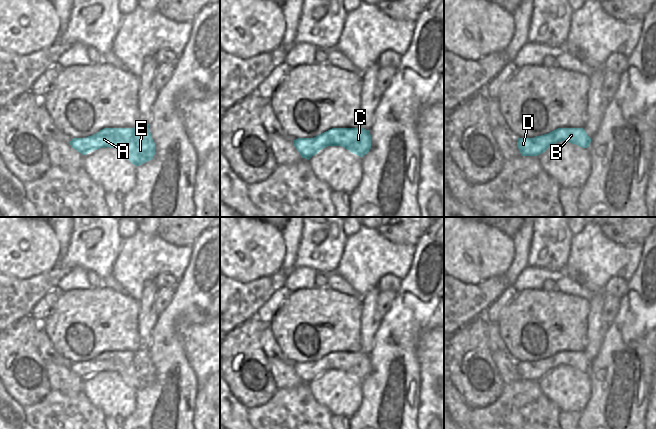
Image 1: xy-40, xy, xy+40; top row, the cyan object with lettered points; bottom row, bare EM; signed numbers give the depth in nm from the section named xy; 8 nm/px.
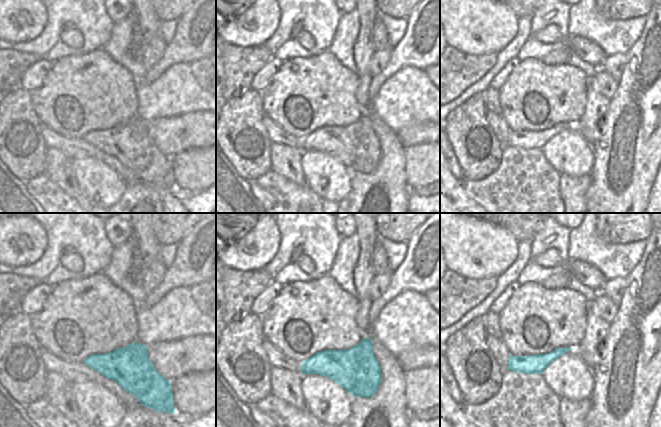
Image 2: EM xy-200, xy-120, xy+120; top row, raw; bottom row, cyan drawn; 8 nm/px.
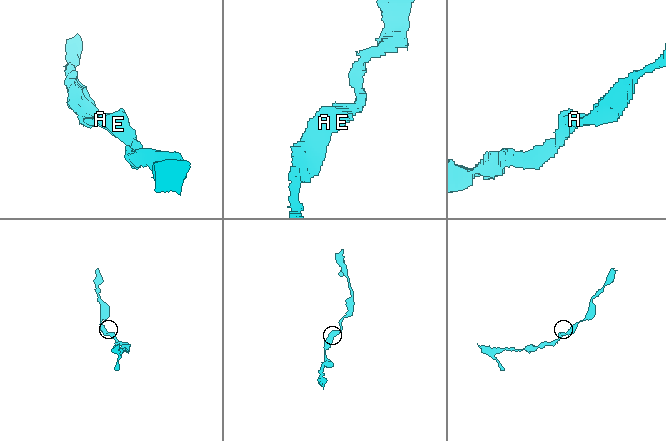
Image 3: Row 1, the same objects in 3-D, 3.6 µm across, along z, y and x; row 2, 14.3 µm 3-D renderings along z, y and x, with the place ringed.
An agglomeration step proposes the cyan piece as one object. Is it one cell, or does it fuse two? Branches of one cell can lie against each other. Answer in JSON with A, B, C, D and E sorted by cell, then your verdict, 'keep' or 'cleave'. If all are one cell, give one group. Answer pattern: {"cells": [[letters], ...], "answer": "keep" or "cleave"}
{"cells": [["A", "B", "C", "D", "E"]], "answer": "keep"}

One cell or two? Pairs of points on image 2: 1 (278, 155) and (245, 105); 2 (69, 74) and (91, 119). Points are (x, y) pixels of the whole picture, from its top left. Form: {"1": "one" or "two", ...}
{"1": "two", "2": "one"}

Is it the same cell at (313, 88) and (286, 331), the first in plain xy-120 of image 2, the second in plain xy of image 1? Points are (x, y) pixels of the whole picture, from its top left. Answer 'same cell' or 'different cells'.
same cell

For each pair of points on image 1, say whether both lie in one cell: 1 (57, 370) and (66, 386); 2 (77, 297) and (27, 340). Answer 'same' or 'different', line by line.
1: same
2: different

